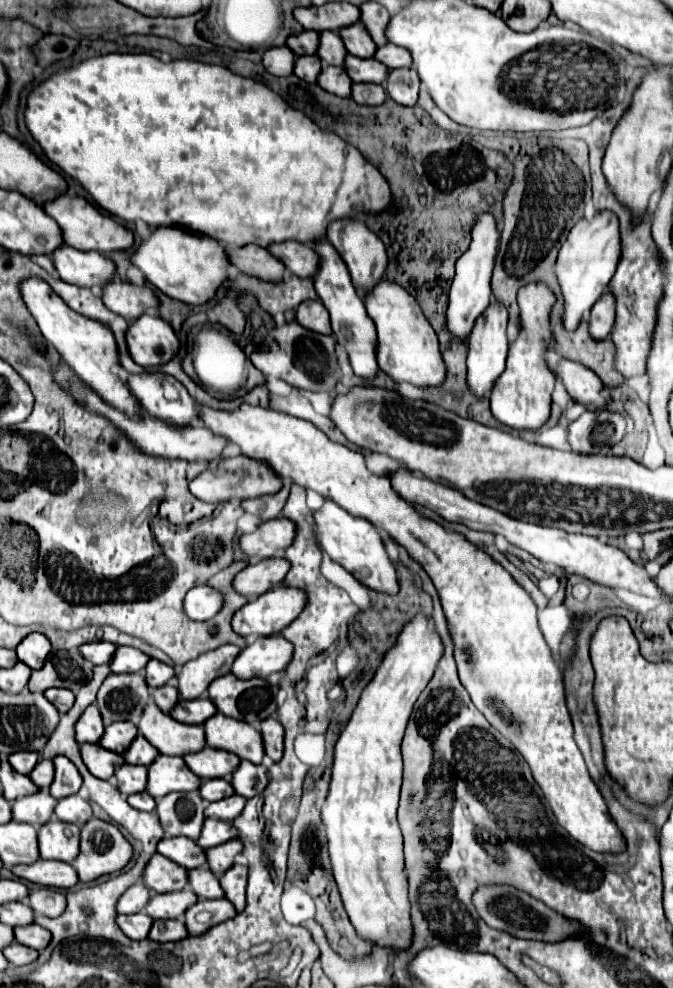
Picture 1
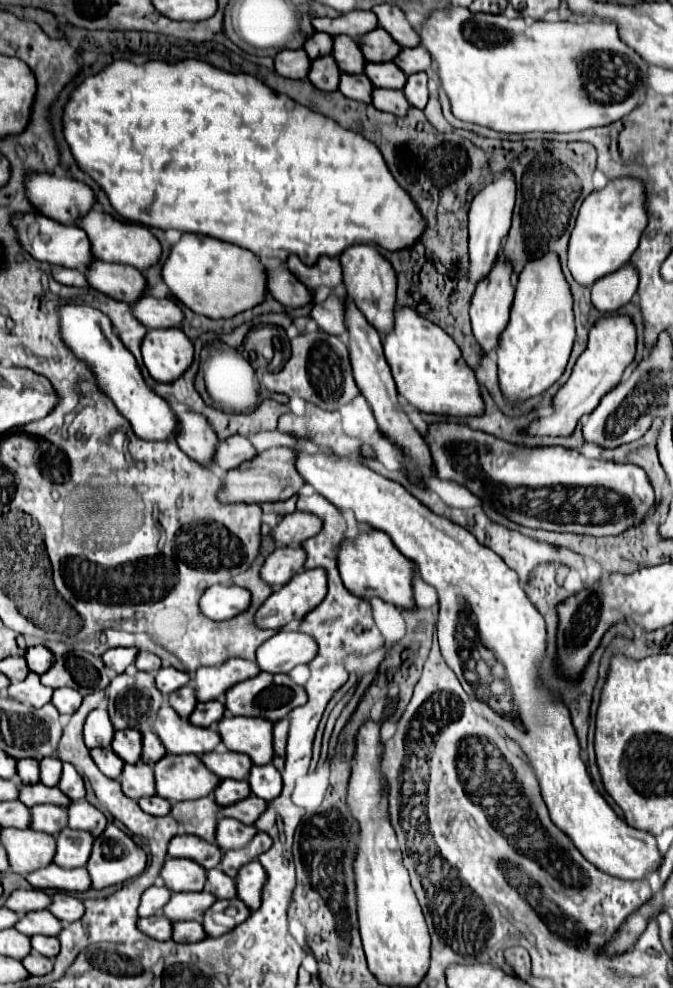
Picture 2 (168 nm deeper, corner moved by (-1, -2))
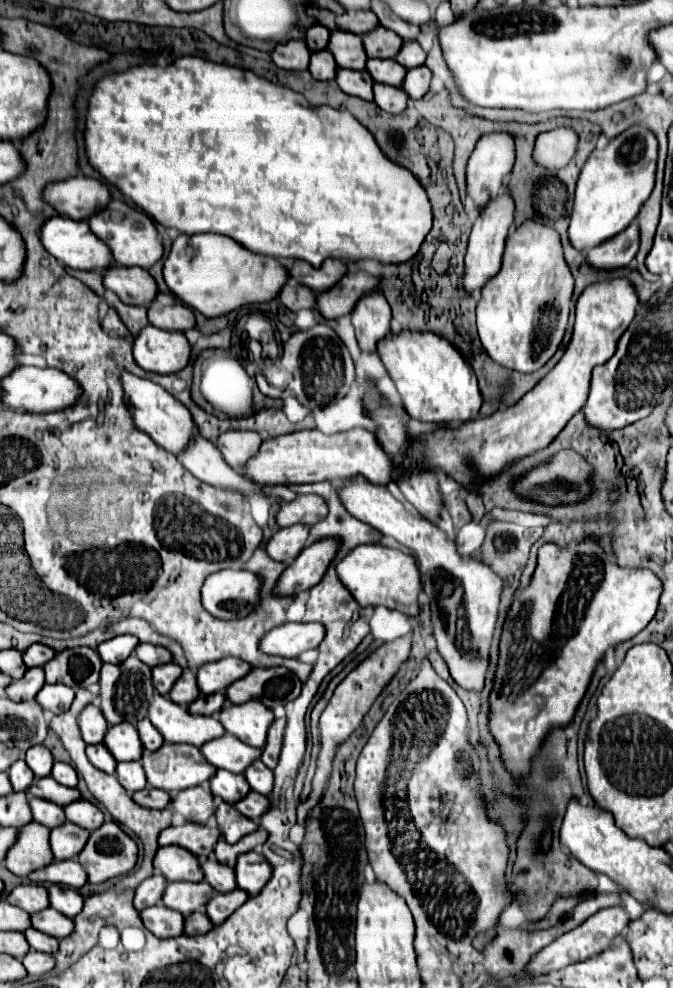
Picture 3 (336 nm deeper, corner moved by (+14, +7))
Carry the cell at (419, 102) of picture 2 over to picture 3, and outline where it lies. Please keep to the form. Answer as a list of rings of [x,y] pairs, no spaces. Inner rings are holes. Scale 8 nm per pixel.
[[[426,65],[416,67],[416,69],[408,69],[408,75],[406,75],[402,89],[406,93],[410,93],[410,99],[420,99],[428,93],[430,79],[432,79],[432,71]]]

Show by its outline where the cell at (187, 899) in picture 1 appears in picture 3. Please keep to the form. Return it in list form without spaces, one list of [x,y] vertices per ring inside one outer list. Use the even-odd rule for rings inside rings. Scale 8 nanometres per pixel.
[[[168,883],[166,893],[162,897],[162,903],[170,909],[180,911],[184,917],[192,915],[198,909],[204,909],[204,905],[214,895],[214,889],[206,883]]]

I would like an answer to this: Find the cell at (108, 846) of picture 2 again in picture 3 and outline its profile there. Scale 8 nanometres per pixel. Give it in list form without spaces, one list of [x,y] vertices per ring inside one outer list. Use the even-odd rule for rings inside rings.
[[[106,821],[90,835],[78,861],[88,873],[88,883],[102,883],[134,869],[138,845],[118,827],[118,823]]]

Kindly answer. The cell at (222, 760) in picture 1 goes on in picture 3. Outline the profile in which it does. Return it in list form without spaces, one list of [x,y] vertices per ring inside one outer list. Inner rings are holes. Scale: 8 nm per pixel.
[[[230,733],[204,743],[200,751],[204,753],[206,761],[210,761],[214,767],[226,769],[230,773],[244,773],[244,769],[262,755],[262,749],[244,745],[238,737],[232,737]]]

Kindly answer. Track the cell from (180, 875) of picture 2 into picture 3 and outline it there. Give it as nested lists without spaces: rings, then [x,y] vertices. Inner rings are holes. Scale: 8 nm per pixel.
[[[178,845],[160,847],[154,857],[154,869],[160,871],[168,881],[202,881],[198,857]]]

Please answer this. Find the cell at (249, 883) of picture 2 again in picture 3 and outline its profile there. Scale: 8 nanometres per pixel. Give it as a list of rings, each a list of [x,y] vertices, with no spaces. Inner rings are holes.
[[[248,851],[238,857],[236,863],[236,881],[238,887],[248,891],[250,895],[258,895],[260,889],[270,881],[272,865],[262,853]]]

